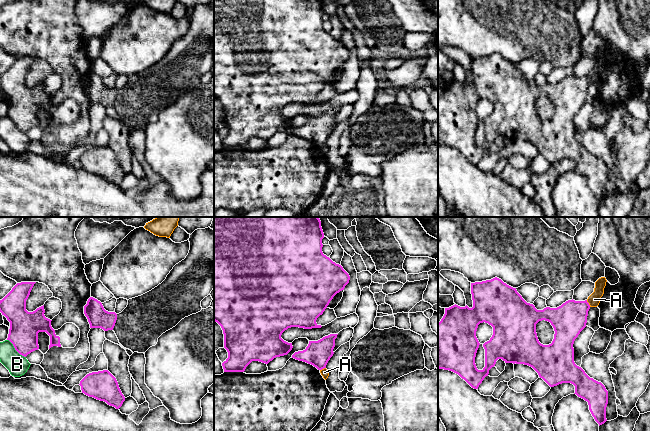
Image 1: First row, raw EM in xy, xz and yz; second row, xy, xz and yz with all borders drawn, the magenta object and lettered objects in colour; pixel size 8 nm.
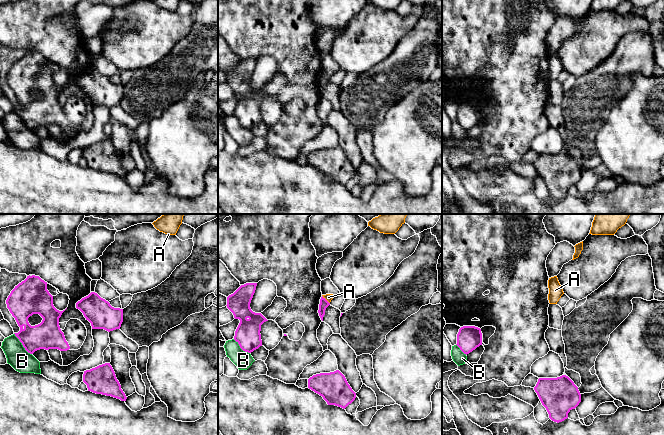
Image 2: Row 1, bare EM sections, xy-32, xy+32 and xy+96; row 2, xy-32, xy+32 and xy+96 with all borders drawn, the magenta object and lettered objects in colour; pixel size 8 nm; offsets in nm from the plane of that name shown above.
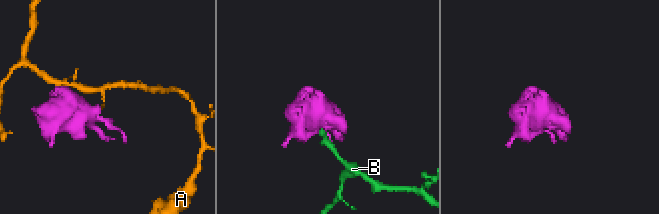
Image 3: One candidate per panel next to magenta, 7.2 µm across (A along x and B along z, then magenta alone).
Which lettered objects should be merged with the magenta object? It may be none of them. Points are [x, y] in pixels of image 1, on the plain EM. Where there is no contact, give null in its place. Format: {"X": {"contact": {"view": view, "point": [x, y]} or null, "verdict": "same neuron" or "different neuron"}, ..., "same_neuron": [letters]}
{"A": {"contact": {"view": "yz", "point": [588, 79]}, "verdict": "different neuron"}, "B": {"contact": {"view": "xy", "point": [15, 125]}, "verdict": "different neuron"}, "same_neuron": []}

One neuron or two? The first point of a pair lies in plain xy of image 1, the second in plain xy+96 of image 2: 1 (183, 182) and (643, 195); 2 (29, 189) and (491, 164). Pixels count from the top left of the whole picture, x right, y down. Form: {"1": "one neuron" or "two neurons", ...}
{"1": "two neurons", "2": "one neuron"}

